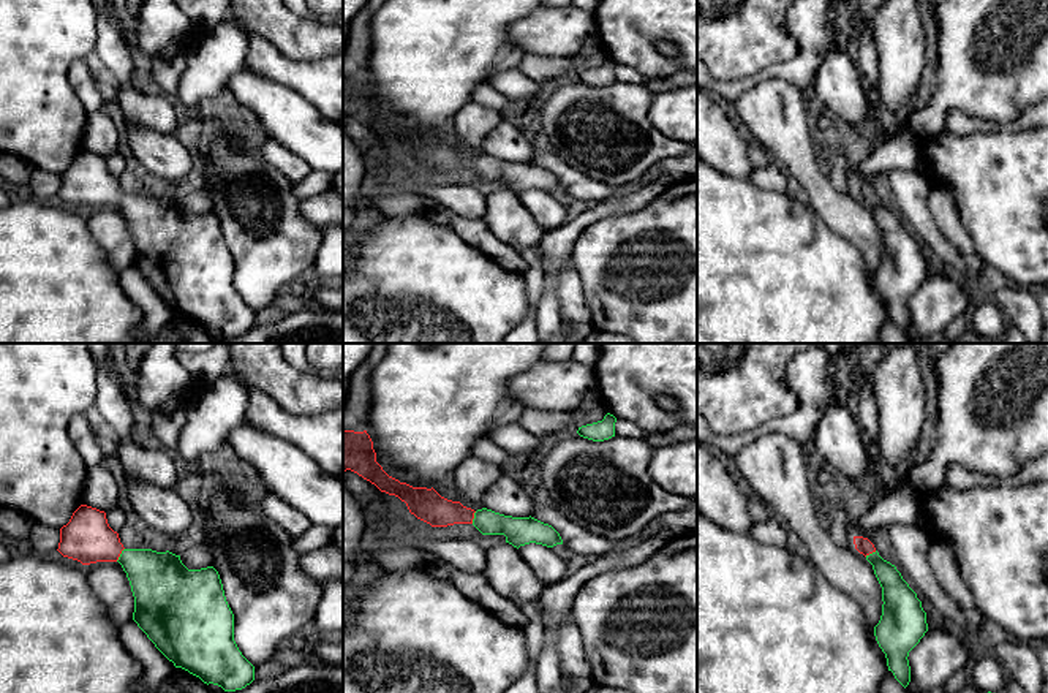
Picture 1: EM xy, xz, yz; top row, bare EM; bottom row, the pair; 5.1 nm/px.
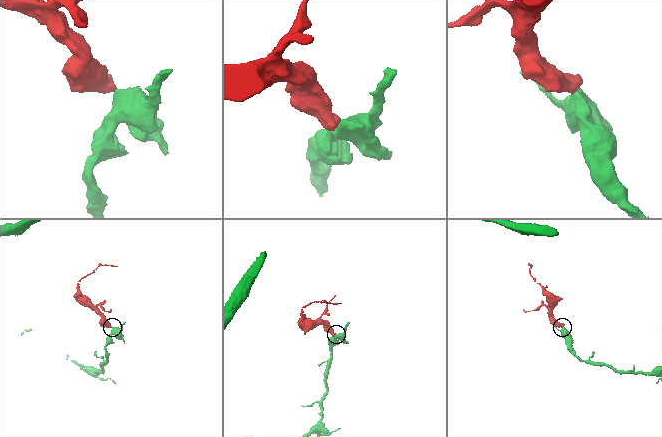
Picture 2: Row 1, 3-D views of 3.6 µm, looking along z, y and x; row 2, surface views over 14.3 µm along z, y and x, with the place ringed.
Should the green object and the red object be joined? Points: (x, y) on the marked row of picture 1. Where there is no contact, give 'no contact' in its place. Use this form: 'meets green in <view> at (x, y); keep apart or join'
meets green in xy at (120, 554); join

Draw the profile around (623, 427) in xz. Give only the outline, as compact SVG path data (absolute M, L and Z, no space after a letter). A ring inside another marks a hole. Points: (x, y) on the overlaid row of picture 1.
M616 419L615 435L643 440L650 435L650 432L643 430L642 427L631 421Z

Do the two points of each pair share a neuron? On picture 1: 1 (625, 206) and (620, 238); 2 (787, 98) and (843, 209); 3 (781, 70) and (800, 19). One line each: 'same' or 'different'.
1: different
2: same
3: same

